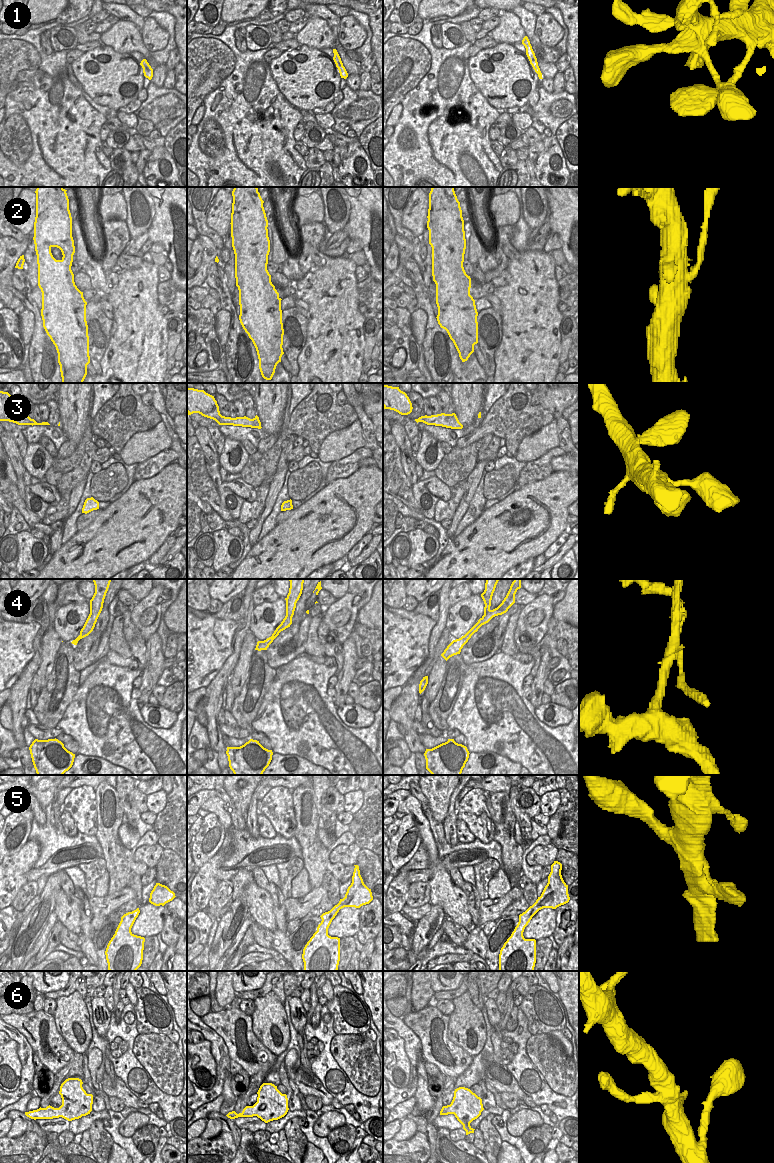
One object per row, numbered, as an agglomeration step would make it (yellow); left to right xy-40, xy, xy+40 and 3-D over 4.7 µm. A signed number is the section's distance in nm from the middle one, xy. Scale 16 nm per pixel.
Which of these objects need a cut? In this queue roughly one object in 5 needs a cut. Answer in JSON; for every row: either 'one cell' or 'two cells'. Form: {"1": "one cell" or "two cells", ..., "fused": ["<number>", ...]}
{"1": "one cell", "2": "one cell", "3": "one cell", "4": "two cells", "5": "one cell", "6": "one cell", "fused": ["4"]}

